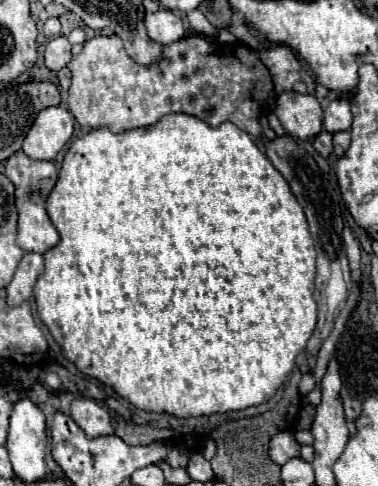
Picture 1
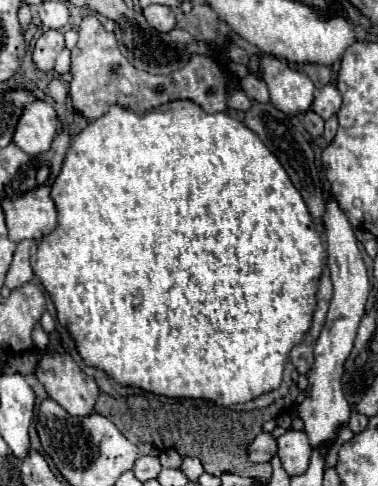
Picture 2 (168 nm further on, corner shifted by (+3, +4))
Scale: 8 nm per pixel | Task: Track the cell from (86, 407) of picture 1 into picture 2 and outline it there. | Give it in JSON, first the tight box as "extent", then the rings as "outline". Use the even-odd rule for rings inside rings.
{"extent":[36,354,98,414],"outline":[[[44,354],[36,366],[36,378],[44,384],[48,396],[68,410],[68,414],[94,414],[98,386],[68,354]]]}

